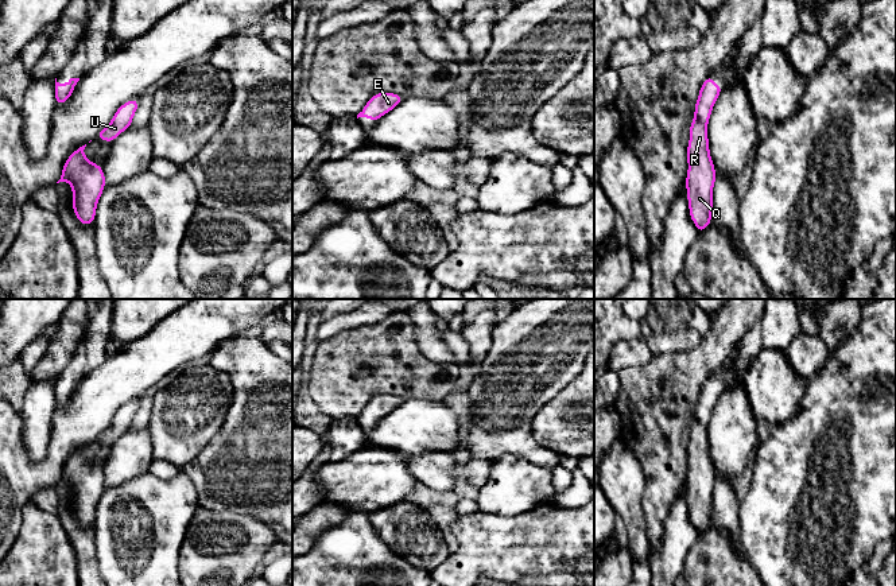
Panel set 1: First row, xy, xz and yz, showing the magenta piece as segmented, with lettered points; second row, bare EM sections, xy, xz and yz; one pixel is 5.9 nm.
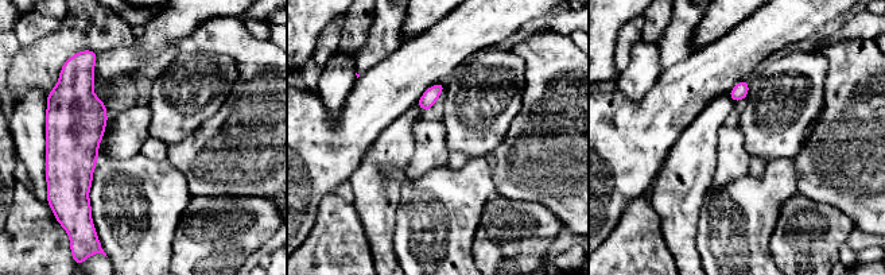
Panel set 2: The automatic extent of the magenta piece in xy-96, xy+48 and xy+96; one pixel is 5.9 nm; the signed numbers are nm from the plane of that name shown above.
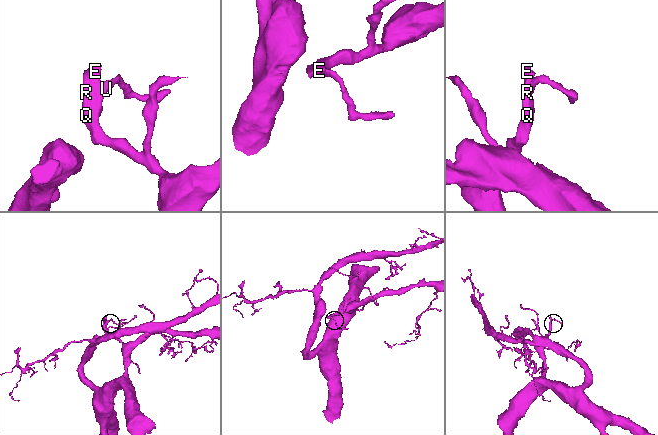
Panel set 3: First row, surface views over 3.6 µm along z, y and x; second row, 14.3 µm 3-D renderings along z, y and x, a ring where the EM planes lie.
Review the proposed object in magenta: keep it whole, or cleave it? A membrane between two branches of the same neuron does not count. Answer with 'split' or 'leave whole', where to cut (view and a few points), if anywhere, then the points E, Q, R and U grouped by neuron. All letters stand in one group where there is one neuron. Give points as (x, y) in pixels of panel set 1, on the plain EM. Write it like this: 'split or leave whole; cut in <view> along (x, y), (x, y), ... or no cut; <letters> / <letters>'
leave whole; no cut; E Q R U

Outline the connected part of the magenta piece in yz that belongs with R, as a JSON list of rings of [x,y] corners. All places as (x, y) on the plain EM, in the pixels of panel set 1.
[[[711,377],[703,383],[695,404],[694,422],[690,427],[686,490],[690,520],[694,523],[698,535],[703,533],[711,524],[713,488],[717,477],[709,453],[707,426],[722,391],[724,388],[714,385]]]

